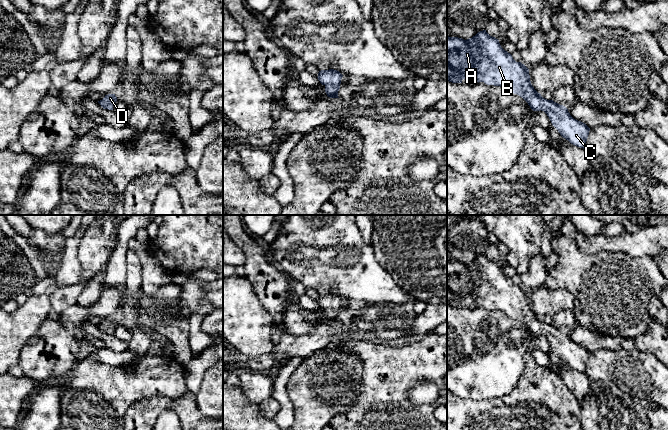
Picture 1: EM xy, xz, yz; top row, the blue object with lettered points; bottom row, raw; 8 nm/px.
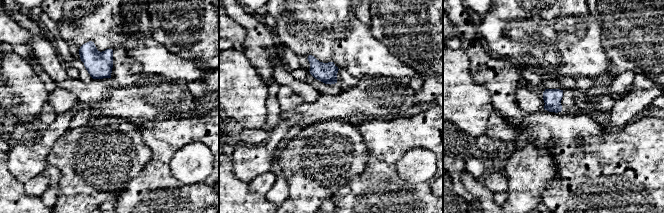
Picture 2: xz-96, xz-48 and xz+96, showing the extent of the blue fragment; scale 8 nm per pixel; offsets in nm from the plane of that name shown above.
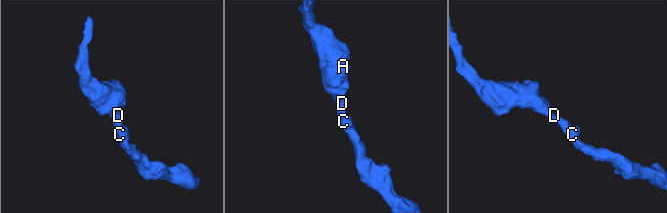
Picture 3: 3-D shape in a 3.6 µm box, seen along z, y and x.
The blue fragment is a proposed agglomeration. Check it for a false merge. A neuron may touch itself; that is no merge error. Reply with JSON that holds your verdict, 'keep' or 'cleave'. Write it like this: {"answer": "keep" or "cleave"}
{"answer": "keep"}

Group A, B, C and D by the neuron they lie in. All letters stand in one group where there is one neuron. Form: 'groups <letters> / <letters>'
groups A B C D

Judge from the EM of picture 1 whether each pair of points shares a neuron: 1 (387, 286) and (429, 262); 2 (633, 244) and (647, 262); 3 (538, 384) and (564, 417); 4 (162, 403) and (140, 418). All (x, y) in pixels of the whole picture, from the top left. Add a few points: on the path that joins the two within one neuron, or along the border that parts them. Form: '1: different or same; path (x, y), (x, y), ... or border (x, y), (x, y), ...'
1: different; border (379, 263), (393, 280), (411, 295)
2: different; border (644, 255), (653, 257)
3: same; path (539, 392), (556, 409)
4: same; path (157, 405), (145, 413)

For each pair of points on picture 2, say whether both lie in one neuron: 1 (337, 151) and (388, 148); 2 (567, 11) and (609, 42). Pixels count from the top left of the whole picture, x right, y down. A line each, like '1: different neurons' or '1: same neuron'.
1: different neurons
2: different neurons

